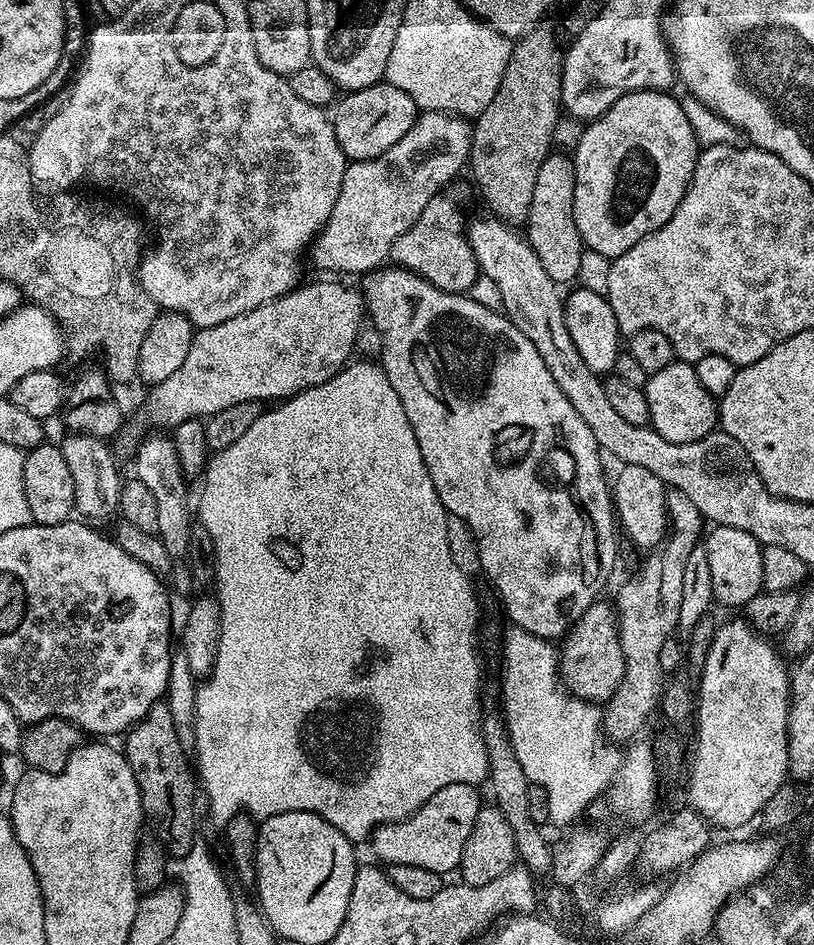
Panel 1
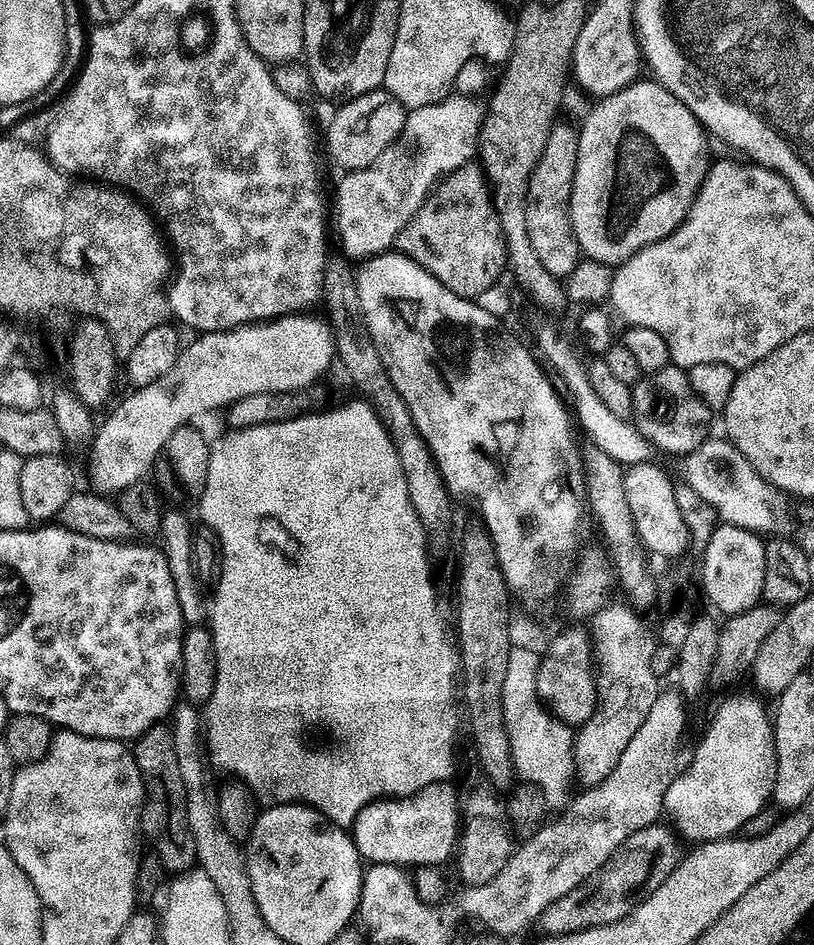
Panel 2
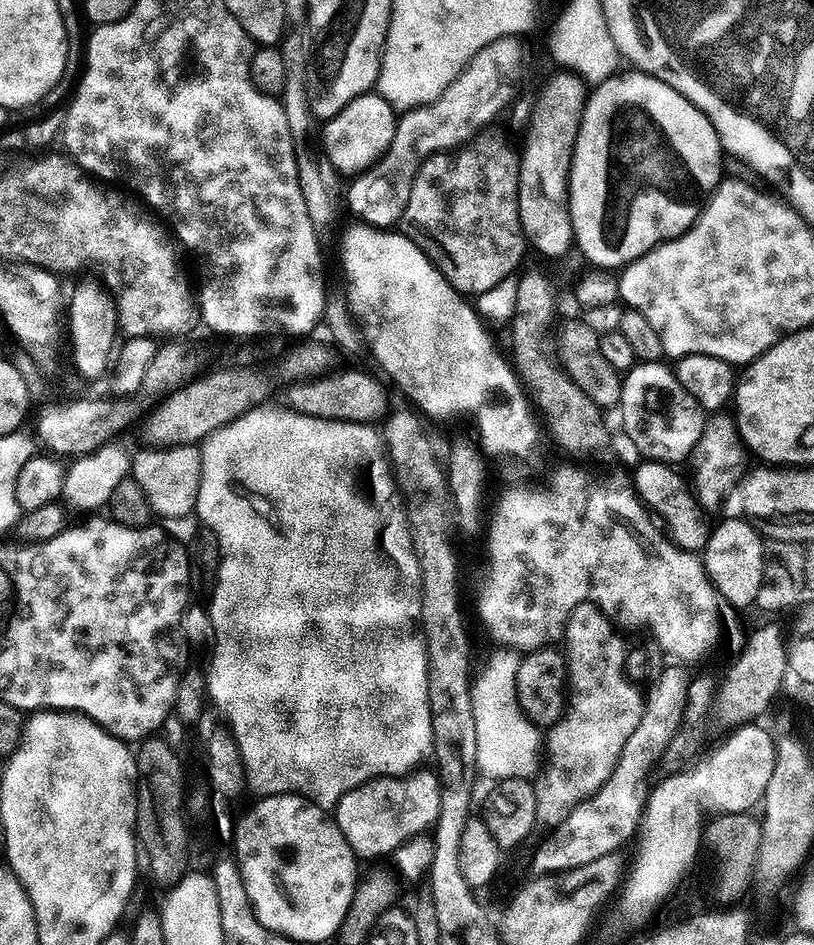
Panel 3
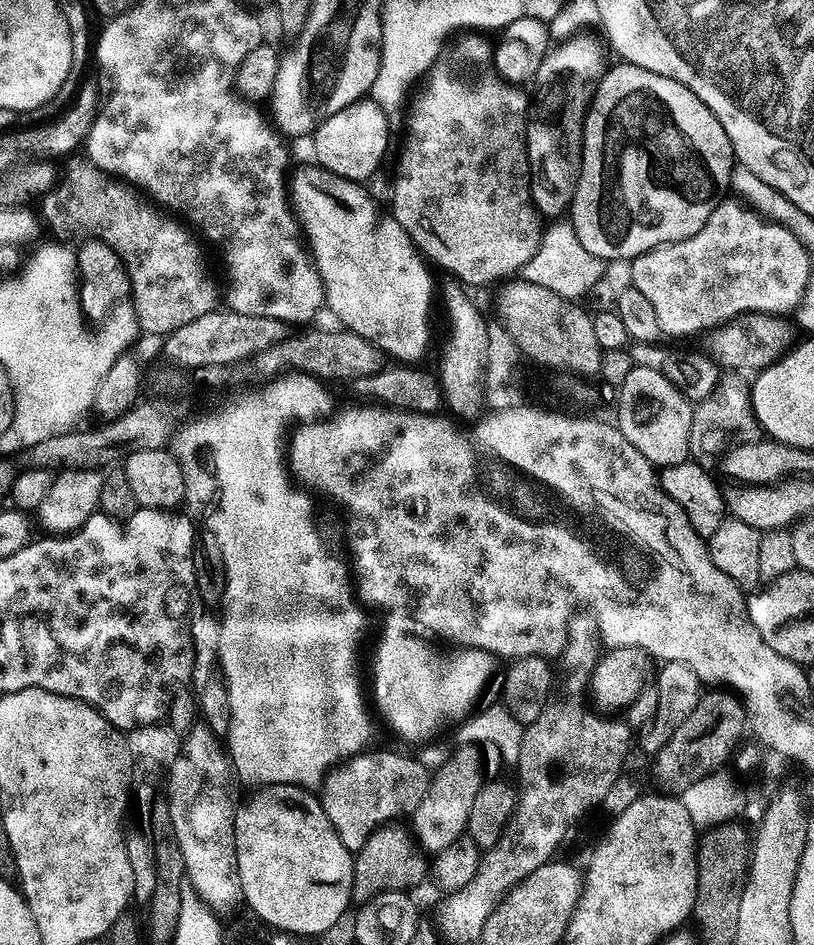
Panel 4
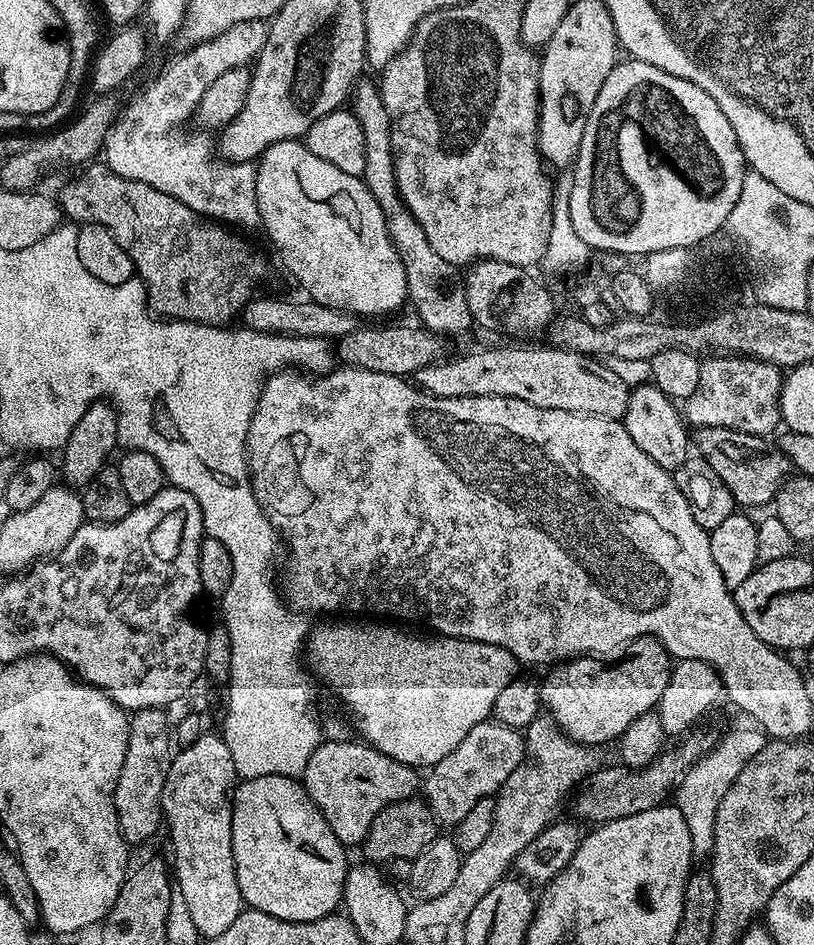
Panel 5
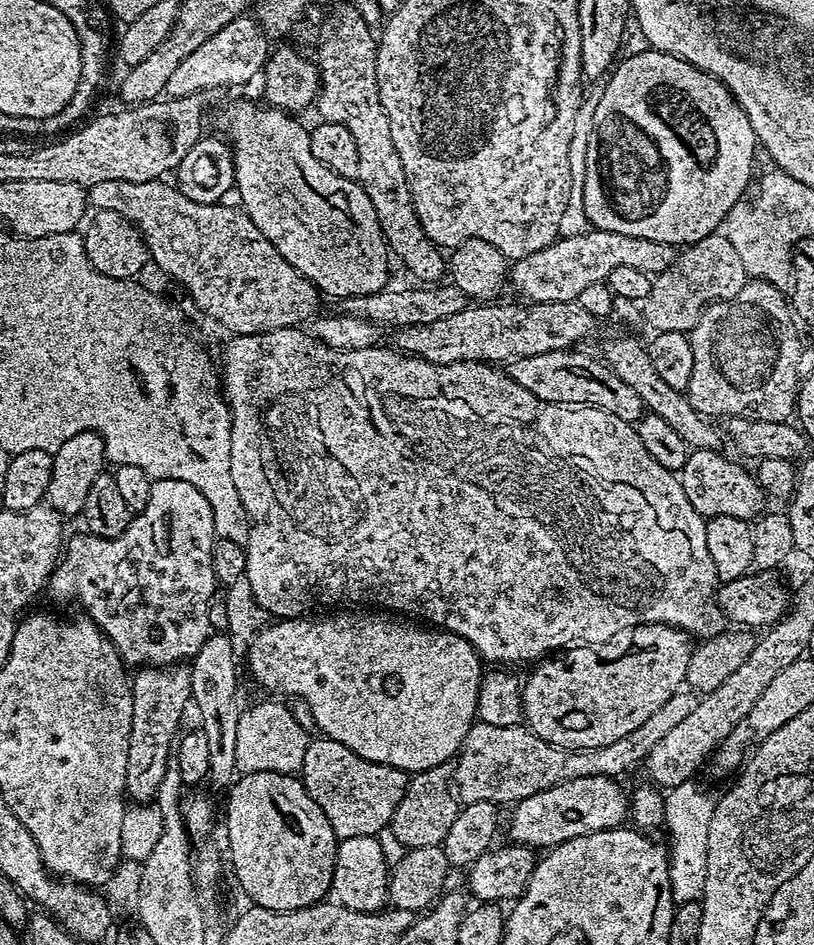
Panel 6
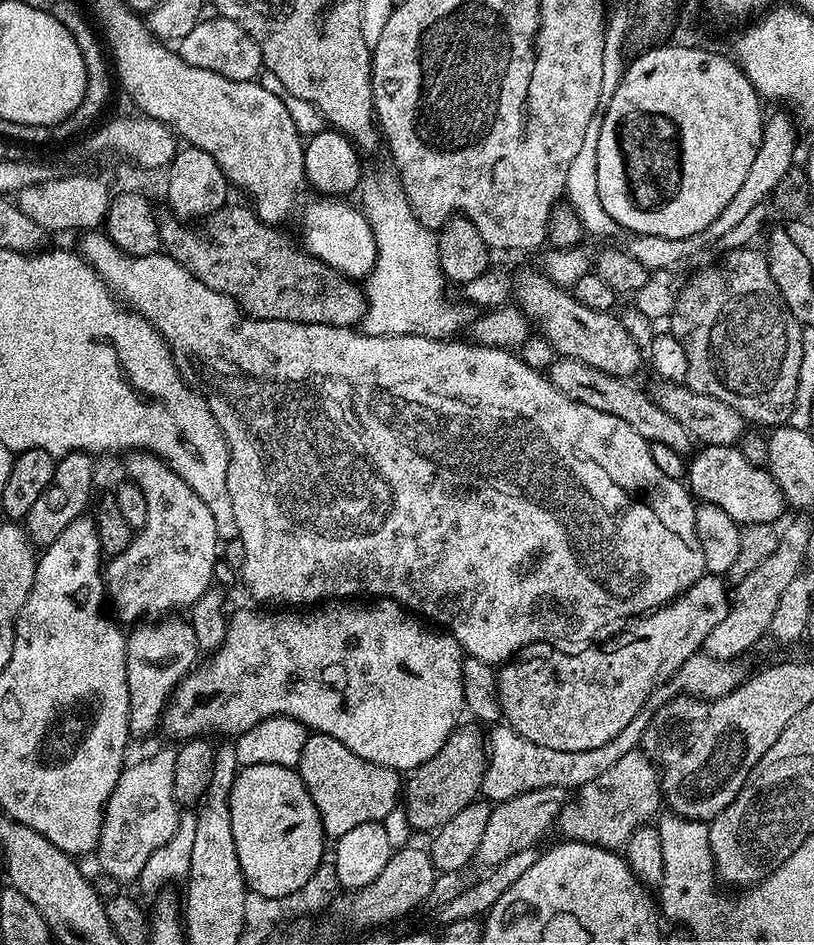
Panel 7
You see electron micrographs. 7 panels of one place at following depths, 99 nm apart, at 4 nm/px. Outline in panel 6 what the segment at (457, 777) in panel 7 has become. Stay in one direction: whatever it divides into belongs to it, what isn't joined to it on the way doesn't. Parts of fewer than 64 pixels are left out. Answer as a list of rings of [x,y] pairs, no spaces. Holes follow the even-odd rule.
[[[439,764],[425,772],[417,772],[409,779],[406,794],[392,815],[390,825],[394,838],[402,842],[404,849],[422,846],[441,846],[458,811],[454,795],[454,772],[448,764]]]

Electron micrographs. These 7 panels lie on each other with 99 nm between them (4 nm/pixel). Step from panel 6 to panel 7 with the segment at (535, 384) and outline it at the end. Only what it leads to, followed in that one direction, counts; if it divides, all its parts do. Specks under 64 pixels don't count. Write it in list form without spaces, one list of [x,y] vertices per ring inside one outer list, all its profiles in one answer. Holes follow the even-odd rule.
[[[563,358],[554,360],[552,369],[547,370],[546,376],[559,392],[566,394],[566,398],[582,402],[586,406],[594,406],[594,410],[614,414],[614,418],[622,418],[622,422],[634,426],[634,430],[638,430],[638,434],[642,434],[642,438],[649,444],[665,444],[670,446],[670,450],[676,450],[681,454],[687,453],[690,437],[684,431],[682,422],[678,422],[678,418],[670,418],[670,414],[659,408],[645,391],[642,393],[636,388],[631,388],[632,384],[627,379],[588,368],[580,360]]]

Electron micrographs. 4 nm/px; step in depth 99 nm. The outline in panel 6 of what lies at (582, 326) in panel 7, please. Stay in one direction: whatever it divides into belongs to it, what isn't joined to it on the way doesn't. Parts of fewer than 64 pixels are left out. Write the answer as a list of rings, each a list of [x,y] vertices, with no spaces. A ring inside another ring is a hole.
[[[620,336],[606,341],[600,354],[611,371],[638,394],[645,404],[645,409],[651,415],[665,419],[681,435],[689,449],[719,449],[721,447],[719,429],[714,429],[710,425],[713,423],[710,423],[690,406],[685,393],[674,390],[672,386],[662,381],[662,378],[655,372],[654,362],[650,359],[647,347],[642,342],[640,344],[634,338]]]

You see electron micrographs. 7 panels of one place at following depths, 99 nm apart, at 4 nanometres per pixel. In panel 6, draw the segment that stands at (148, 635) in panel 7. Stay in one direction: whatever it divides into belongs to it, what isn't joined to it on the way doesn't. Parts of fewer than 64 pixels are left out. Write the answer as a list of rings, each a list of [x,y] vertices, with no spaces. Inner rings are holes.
[[[183,665],[144,666],[130,682],[132,689],[130,738],[127,739],[127,797],[135,803],[151,801],[162,782],[182,714],[192,695],[190,670]]]

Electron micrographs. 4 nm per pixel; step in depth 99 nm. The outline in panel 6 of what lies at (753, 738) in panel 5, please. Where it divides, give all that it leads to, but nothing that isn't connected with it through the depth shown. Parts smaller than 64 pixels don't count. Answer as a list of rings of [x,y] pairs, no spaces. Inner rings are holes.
[[[687,782],[667,789],[664,797],[663,827],[668,828],[668,864],[670,866],[670,890],[676,904],[700,900],[704,894],[706,870],[706,834],[710,826],[710,814],[716,800],[704,793],[697,782]]]

